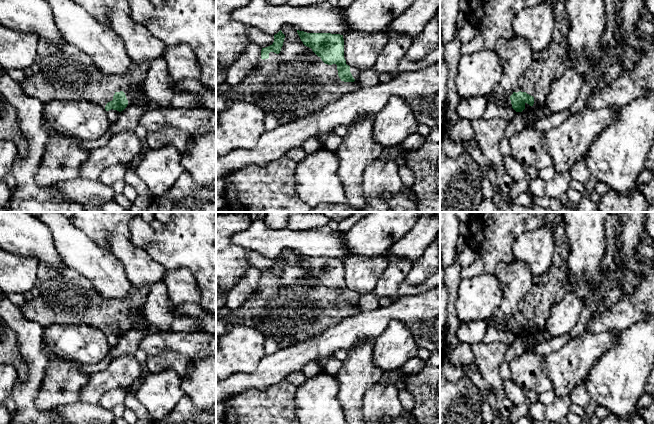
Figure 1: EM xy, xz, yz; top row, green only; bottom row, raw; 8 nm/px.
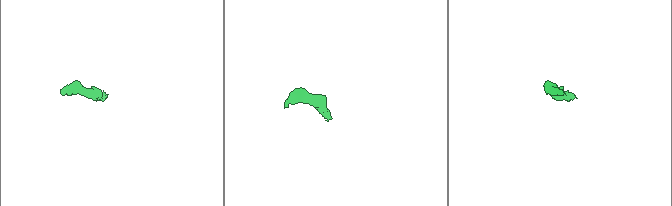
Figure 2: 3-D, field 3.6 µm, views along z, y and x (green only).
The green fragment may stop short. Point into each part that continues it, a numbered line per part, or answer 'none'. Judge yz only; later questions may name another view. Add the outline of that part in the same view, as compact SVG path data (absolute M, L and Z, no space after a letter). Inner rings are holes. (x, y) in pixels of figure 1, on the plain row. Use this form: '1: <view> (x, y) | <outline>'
1: yz (549, 288) | M565 225L554 227L553 263L548 271L534 276L530 291L521 299L514 316L526 316L534 321L534 328L525 327L522 336L537 334L544 330L551 308L559 303L571 290L568 278L569 243Z

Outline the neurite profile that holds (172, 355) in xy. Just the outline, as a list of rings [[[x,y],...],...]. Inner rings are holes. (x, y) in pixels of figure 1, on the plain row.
[[[166,352],[162,355],[148,356],[146,361],[149,372],[159,372],[166,369],[174,370],[182,378],[190,366],[190,359],[183,354]]]

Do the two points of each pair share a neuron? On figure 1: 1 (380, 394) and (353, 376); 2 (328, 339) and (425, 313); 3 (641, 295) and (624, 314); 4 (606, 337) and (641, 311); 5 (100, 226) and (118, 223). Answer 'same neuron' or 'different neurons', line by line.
1: different neurons
2: same neuron
3: same neuron
4: different neurons
5: same neuron

